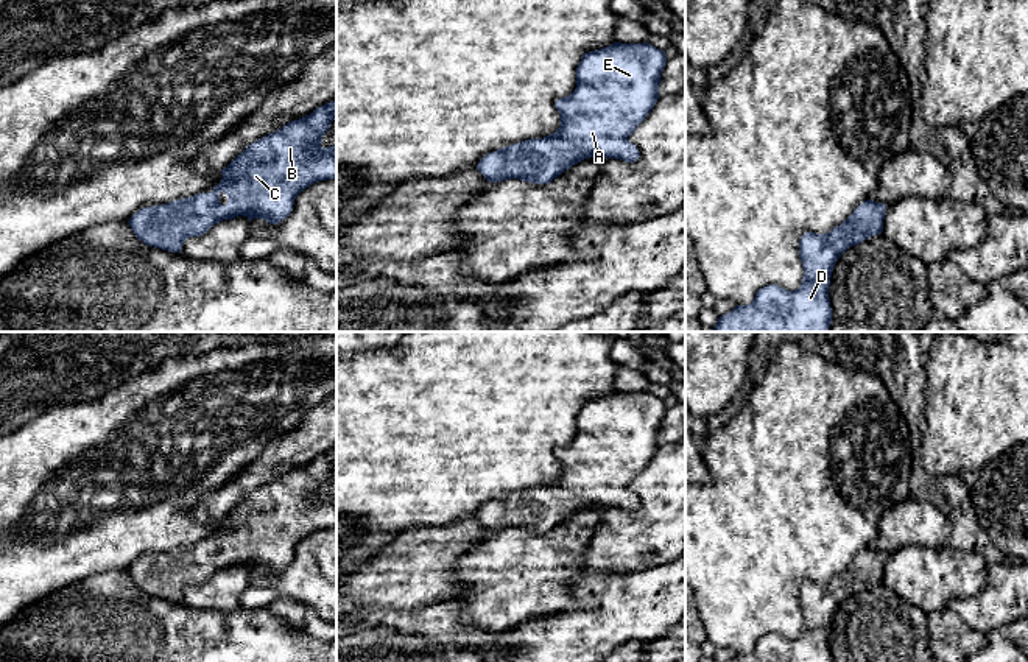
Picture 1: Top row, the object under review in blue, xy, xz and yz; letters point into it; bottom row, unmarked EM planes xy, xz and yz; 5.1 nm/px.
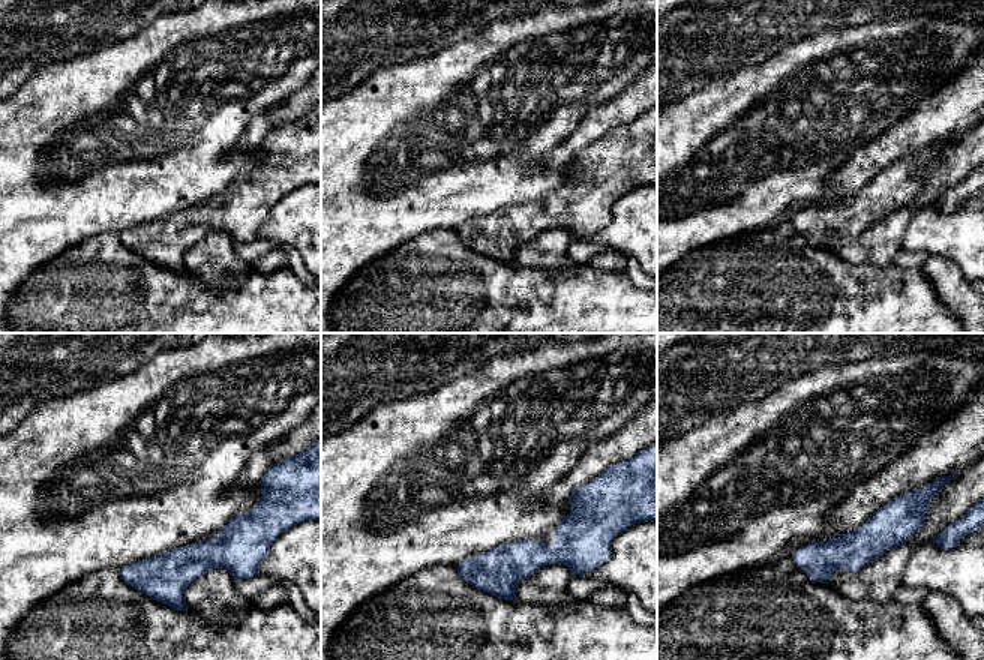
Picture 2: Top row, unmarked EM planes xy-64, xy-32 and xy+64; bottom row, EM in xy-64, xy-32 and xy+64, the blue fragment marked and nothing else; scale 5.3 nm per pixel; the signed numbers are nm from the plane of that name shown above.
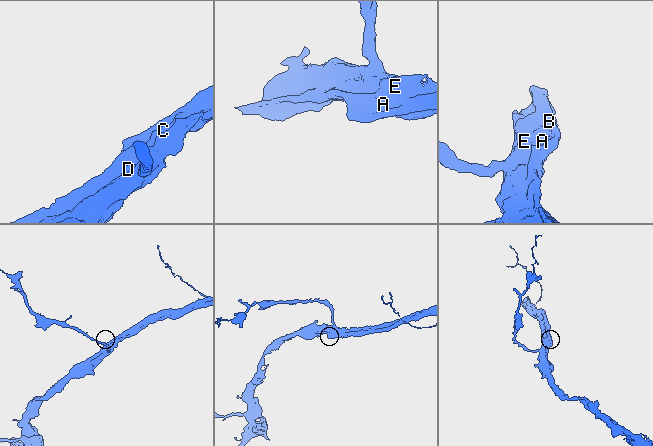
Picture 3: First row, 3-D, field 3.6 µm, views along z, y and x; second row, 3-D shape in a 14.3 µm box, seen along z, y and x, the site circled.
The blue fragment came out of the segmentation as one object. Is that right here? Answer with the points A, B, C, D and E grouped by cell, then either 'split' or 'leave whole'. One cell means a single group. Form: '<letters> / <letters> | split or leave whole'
A B C D E | leave whole

